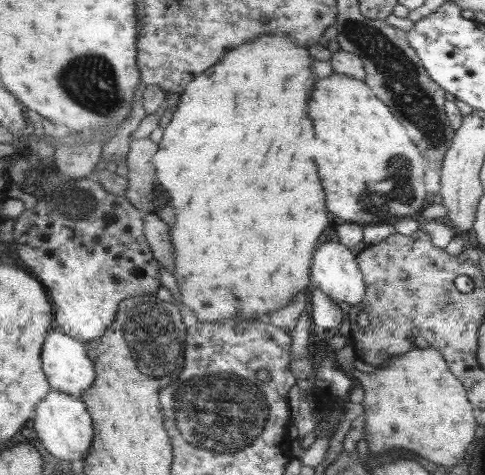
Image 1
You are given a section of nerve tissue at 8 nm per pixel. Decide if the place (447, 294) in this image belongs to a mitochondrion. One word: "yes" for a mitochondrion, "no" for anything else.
yes

